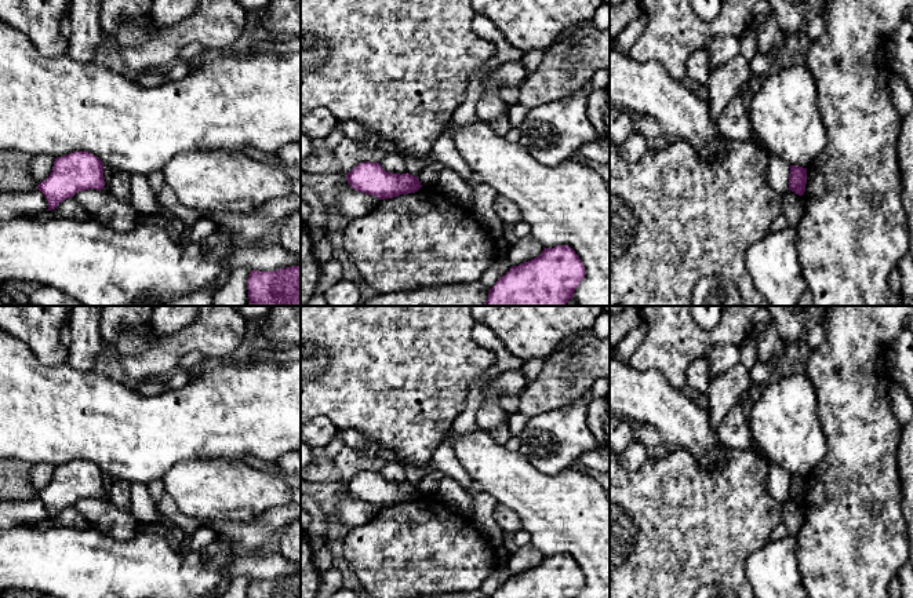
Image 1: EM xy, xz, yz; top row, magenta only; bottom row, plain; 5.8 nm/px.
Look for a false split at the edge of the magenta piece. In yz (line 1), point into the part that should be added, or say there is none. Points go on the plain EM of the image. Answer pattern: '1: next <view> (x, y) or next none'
1: next none

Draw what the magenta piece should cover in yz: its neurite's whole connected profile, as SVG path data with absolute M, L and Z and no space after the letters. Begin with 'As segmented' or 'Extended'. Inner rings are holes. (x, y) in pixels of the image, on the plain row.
As segmented. M790 474L789 499L794 500L799 504L803 504L805 500L805 492L807 492L807 477Z

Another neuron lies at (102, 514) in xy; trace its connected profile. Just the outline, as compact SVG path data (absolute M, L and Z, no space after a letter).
M81 499L73 507L88 524L117 542L128 542L137 536L135 518L117 508L109 499Z

